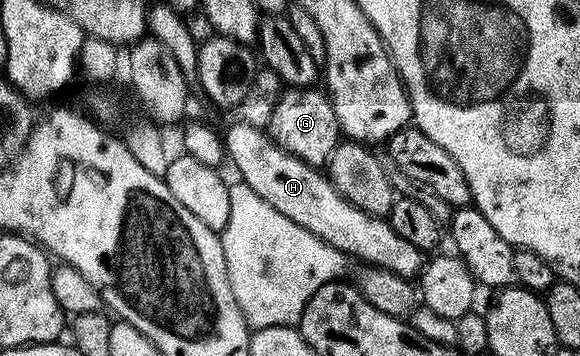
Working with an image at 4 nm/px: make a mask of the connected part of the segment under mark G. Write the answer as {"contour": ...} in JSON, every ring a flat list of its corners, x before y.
{"contour":[[285,89,280,95,278,105,274,106,273,117,266,129,280,148,286,149,312,167,325,165,342,138,333,104,327,93,318,89]]}

